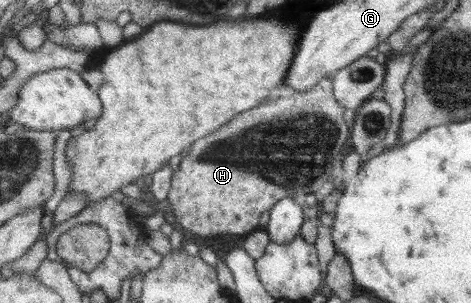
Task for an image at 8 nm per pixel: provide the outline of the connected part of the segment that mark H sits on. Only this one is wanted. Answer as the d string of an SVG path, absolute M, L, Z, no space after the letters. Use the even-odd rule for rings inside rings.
M329 77L322 78L310 90L297 92L297 99L299 107L295 105L293 113L277 113L275 123L271 123L271 109L265 109L263 103L237 114L215 133L199 139L189 155L183 155L179 169L173 174L167 195L169 210L175 213L177 223L181 227L204 238L221 234L249 235L260 228L261 213L270 211L277 202L285 198L301 200L302 196L313 194L325 183L325 179L329 177L327 173L331 173L331 161L341 155L341 149L347 141L347 127L341 119L343 106L334 98Z

